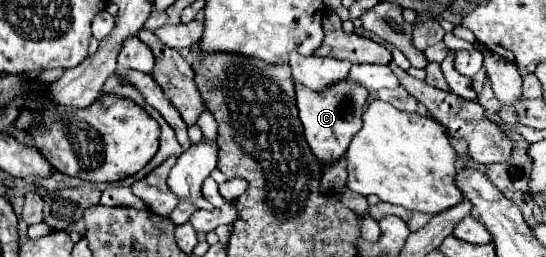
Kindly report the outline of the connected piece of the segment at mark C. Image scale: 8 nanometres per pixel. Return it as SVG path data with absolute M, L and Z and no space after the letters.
M343 79L339 85L327 89L327 93L311 93L311 89L303 89L303 85L295 85L295 91L297 91L299 119L305 127L305 139L313 155L323 165L337 163L345 155L353 133L359 131L363 105L367 105L369 101L367 89L361 89L361 85L355 85L355 81Z

